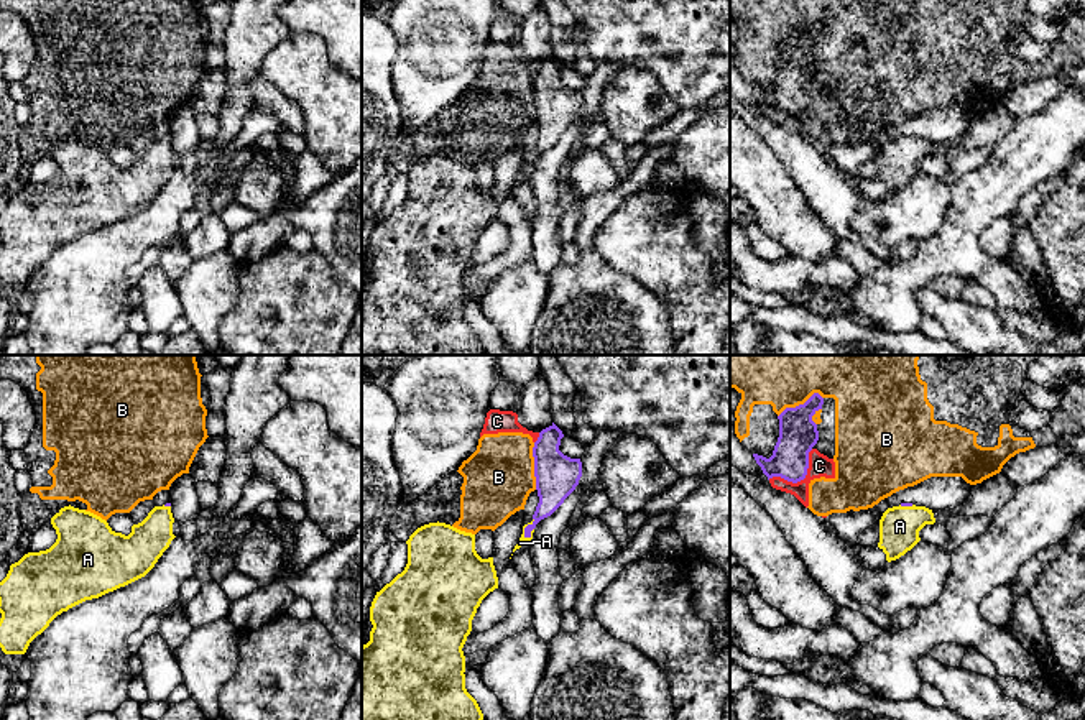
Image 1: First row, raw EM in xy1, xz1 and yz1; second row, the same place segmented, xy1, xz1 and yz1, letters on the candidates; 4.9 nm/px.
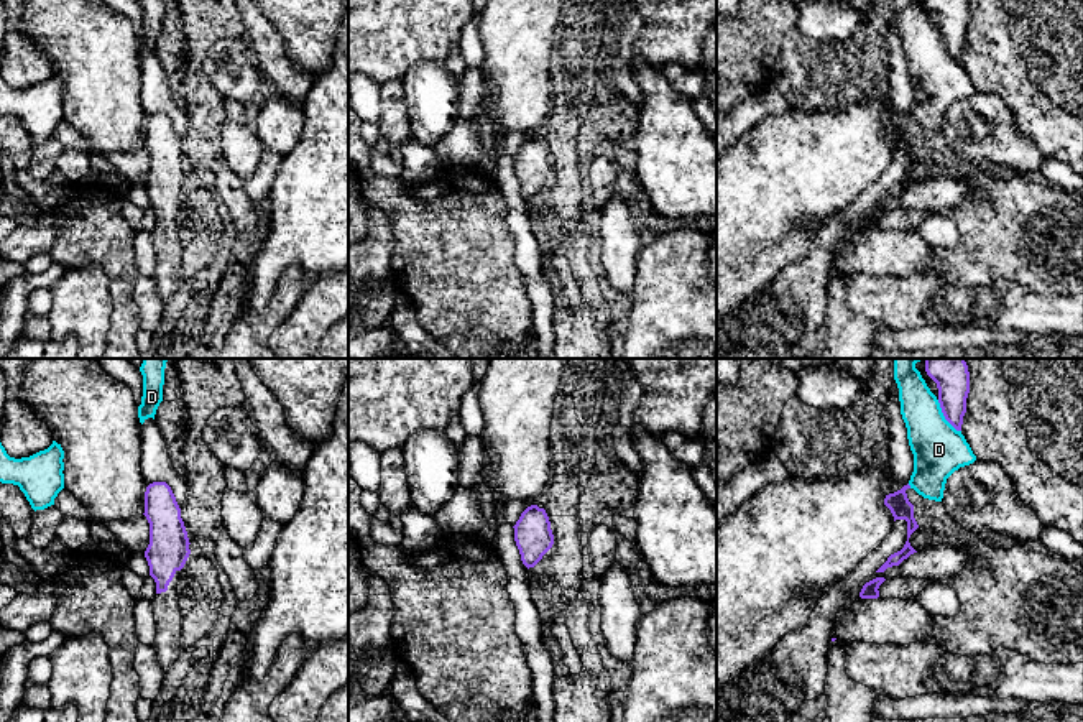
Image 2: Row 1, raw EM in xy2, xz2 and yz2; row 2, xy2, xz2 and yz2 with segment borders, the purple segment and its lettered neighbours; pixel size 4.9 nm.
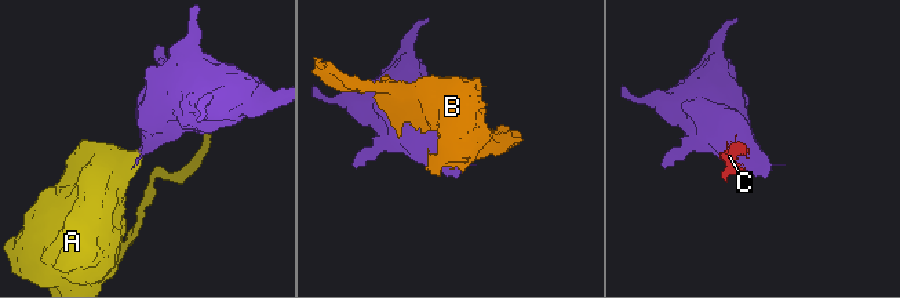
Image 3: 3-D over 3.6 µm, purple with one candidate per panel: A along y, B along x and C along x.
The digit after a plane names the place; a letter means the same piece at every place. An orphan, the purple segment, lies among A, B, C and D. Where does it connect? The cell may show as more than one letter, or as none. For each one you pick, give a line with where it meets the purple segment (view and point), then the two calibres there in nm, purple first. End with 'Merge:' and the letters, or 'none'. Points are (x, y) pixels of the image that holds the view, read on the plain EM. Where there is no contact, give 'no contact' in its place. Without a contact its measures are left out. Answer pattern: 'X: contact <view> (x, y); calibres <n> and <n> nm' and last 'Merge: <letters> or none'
A: contact xz1 (525, 160); calibres 170 and 30 nm
Merge: A

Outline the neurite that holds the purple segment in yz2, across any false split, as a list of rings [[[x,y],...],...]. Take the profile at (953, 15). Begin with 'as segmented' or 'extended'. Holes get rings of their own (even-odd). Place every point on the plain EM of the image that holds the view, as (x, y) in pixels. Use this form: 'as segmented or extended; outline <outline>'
as segmented; outline [[[925,0],[927,7],[937,15],[938,35],[945,51],[961,62],[970,25],[968,0]]]

